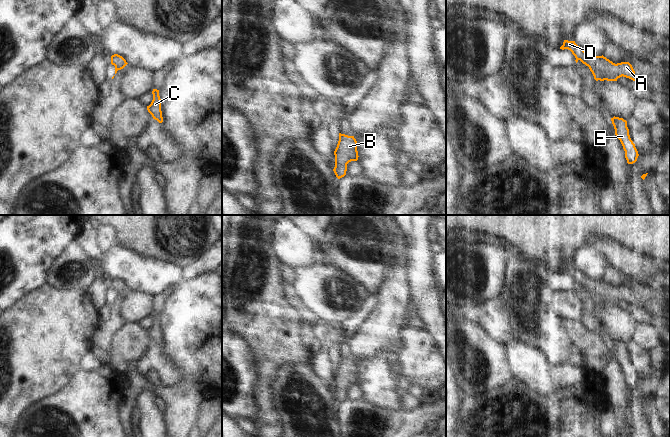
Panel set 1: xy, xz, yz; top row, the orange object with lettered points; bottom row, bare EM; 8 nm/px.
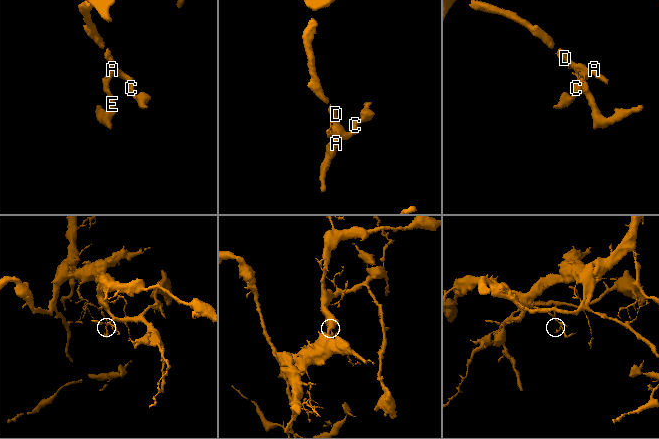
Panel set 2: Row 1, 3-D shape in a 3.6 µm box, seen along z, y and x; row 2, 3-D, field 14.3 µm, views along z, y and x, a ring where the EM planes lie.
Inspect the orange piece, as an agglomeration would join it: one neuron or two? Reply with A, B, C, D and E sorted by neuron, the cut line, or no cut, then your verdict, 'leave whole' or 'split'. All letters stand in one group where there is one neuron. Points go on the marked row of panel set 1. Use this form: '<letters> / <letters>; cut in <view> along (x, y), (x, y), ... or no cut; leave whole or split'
A B C D / E; cut in yz along (589, 67), (605, 79); split

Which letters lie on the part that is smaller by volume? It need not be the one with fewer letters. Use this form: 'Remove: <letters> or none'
Remove: E

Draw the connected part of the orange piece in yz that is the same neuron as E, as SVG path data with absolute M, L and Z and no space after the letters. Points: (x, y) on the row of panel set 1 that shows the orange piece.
M615 116L611 118L611 121L615 129L615 135L620 140L625 151L625 158L627 160L627 163L635 163L637 161L639 154L635 147L635 144L630 138L629 129L627 127L627 121L623 118Z

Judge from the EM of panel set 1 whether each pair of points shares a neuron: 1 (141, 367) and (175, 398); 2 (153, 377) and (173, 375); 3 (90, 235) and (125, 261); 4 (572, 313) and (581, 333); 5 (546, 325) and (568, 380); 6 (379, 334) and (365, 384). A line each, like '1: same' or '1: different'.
1: different
2: different
3: different
4: different
5: different
6: different

